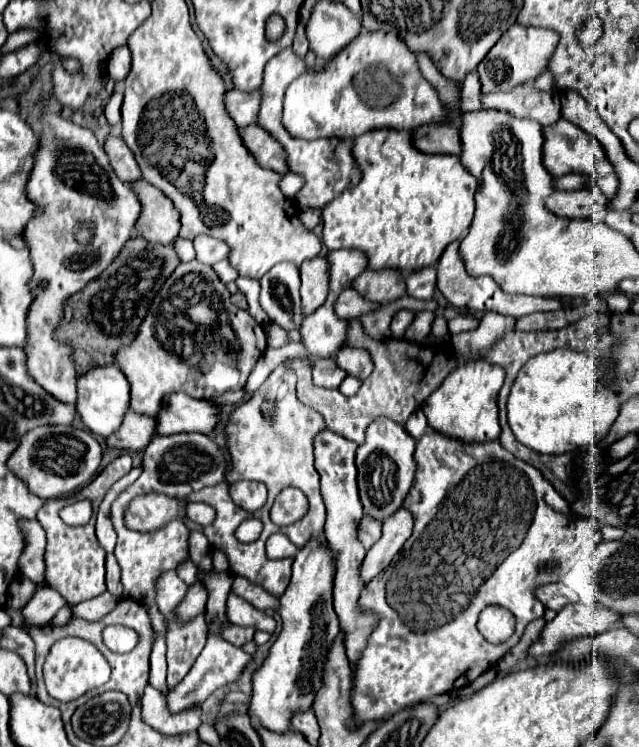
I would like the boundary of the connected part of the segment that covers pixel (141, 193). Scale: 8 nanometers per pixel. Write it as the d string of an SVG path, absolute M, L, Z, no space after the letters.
M144 179L128 185L138 195L138 201L142 205L134 227L146 237L152 237L154 243L172 243L180 231L180 215L176 215L172 201Z

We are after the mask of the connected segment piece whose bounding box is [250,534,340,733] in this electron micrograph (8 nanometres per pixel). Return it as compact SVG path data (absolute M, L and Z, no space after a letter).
M274 534L266 542L269 559L294 558L292 581L282 595L282 631L268 651L262 667L252 675L252 707L250 715L260 725L272 731L288 731L292 711L310 709L316 691L322 683L322 665L326 651L338 633L338 617L332 607L332 587L336 554L318 541L310 541L298 549L284 534Z

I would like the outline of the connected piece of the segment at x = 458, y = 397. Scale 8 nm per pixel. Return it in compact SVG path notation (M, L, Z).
M472 361L466 367L456 369L422 405L422 411L428 419L428 427L462 443L486 443L498 439L500 425L496 397L498 389L502 387L502 381L504 369L490 365L488 361Z

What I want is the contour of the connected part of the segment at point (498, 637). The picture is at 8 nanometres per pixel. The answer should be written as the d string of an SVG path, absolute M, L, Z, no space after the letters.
M490 605L480 613L478 629L488 641L506 641L514 633L516 617L498 605Z

